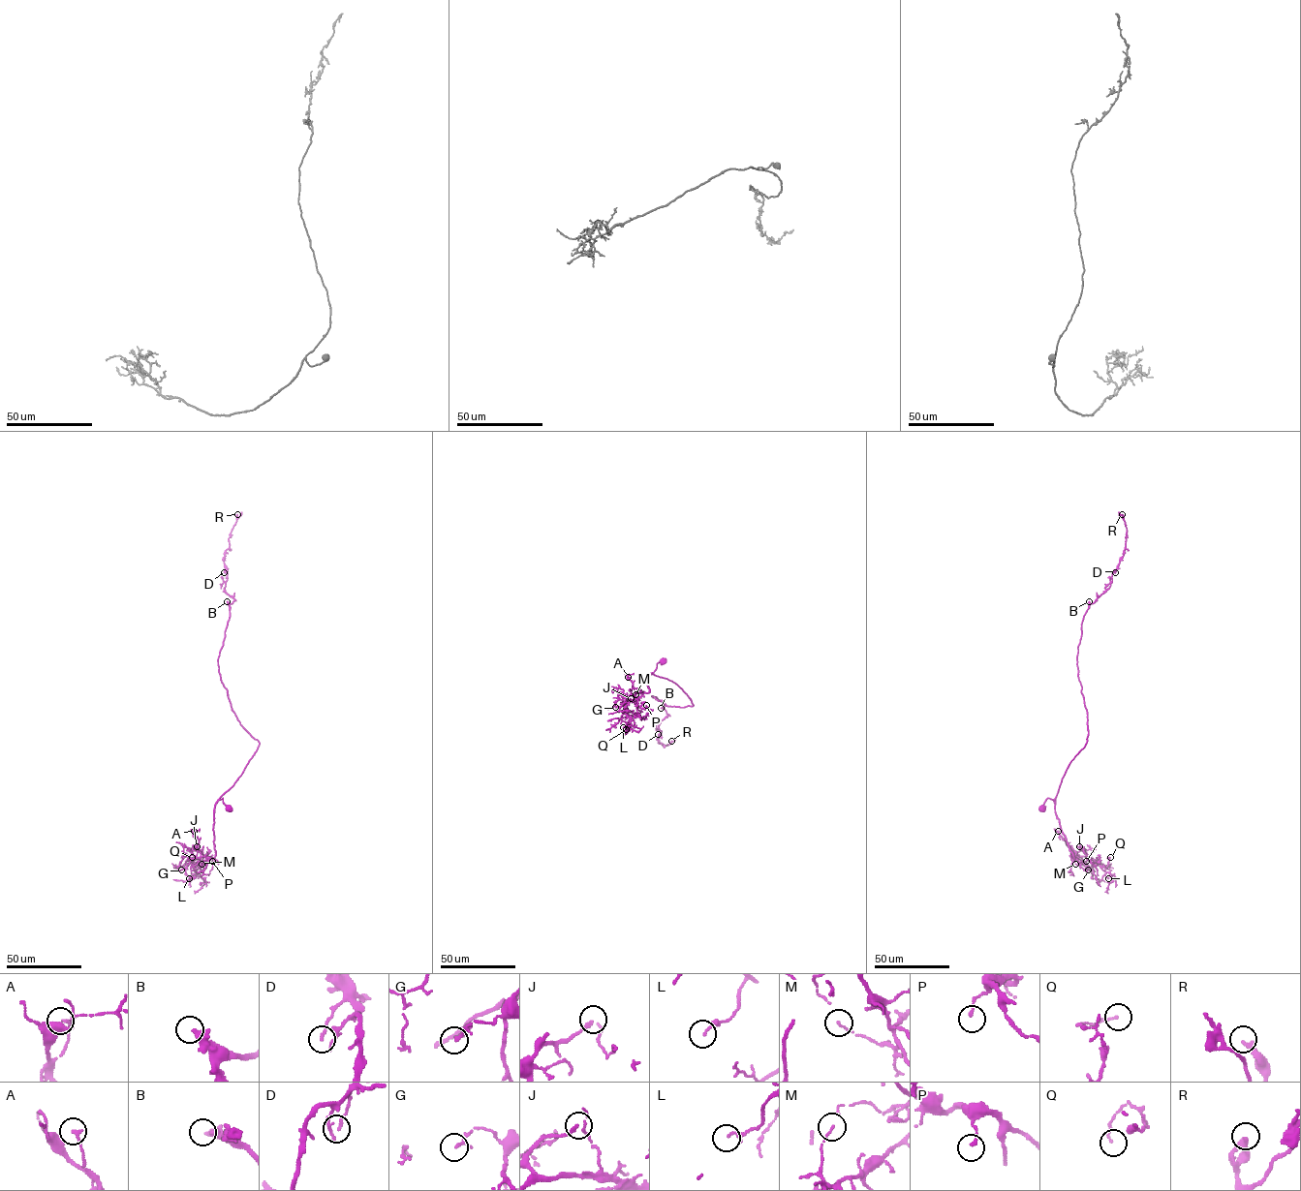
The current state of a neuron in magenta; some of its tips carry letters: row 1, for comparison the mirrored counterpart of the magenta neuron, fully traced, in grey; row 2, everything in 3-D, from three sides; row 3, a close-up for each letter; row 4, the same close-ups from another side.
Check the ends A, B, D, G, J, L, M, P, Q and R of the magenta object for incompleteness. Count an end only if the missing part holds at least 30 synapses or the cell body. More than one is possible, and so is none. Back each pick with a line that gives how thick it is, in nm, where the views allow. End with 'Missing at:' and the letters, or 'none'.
J: calibre 100 nm
Missing at: J

